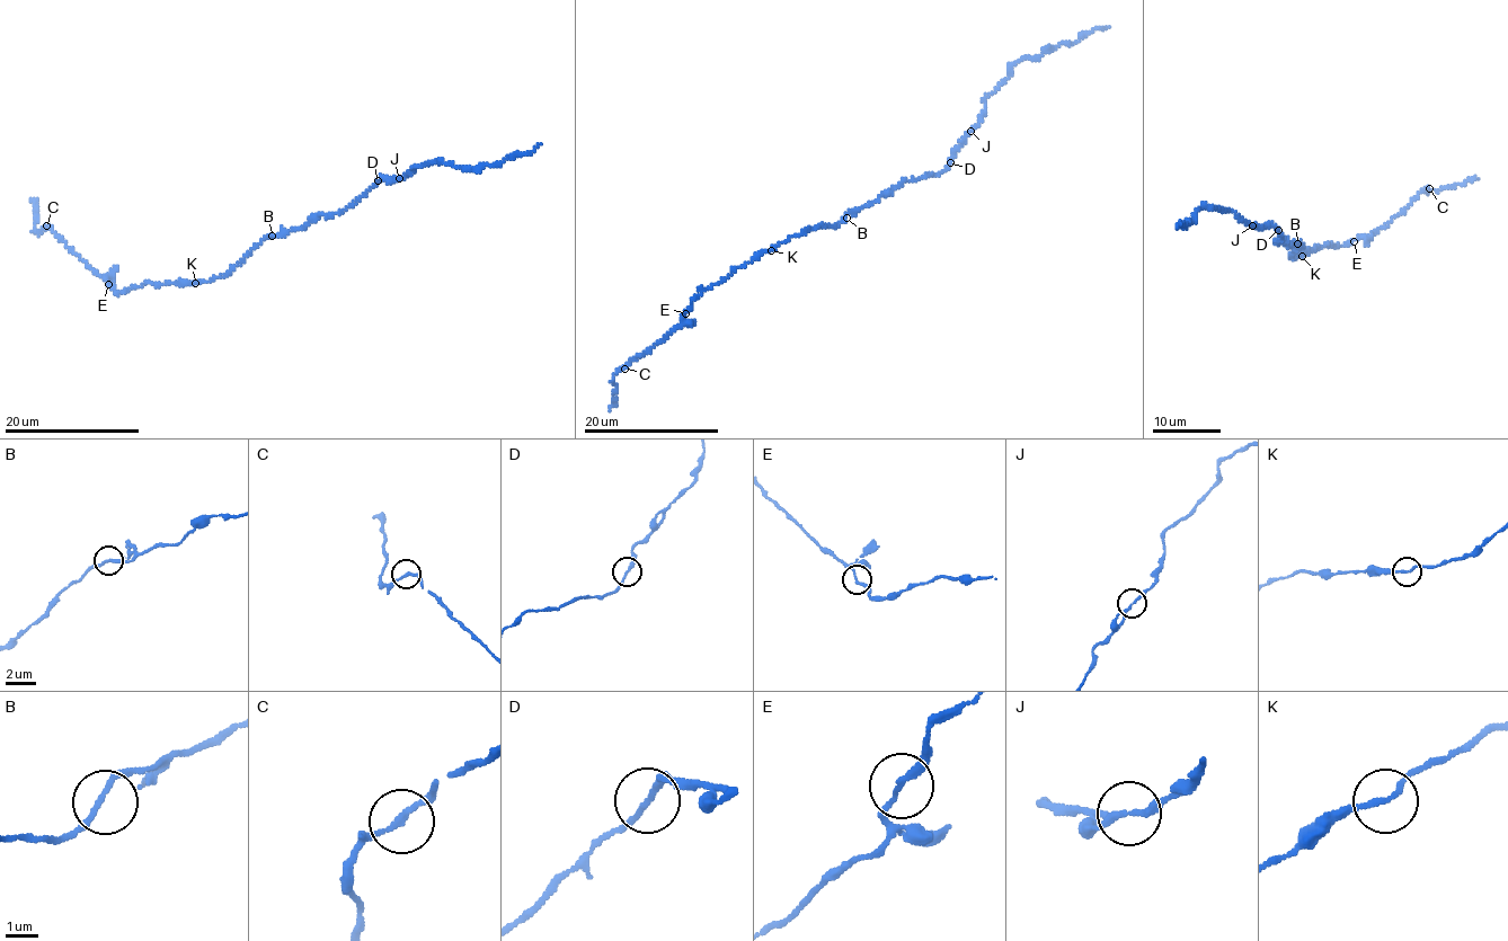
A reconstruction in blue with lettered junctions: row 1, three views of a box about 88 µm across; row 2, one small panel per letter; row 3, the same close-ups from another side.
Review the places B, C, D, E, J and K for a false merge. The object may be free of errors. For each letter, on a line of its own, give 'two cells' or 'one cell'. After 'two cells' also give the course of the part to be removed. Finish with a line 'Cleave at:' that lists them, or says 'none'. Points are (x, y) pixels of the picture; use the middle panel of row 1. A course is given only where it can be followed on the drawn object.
B: one cell
C: one cell
D: one cell
E: one cell
J: one cell
K: one cell
Cleave at: none

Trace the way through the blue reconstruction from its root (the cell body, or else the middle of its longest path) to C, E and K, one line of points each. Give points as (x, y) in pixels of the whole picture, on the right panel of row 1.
C: (1296, 242), (1303, 246), (1296, 249), (1292, 257), (1302, 256), (1318, 245), (1336, 247), (1367, 238), (1429, 188)
E: (1296, 242), (1303, 246), (1296, 249), (1292, 257), (1302, 256), (1318, 245), (1336, 247), (1354, 241)
K: (1296, 242), (1303, 246), (1296, 249), (1292, 257), (1302, 256)

